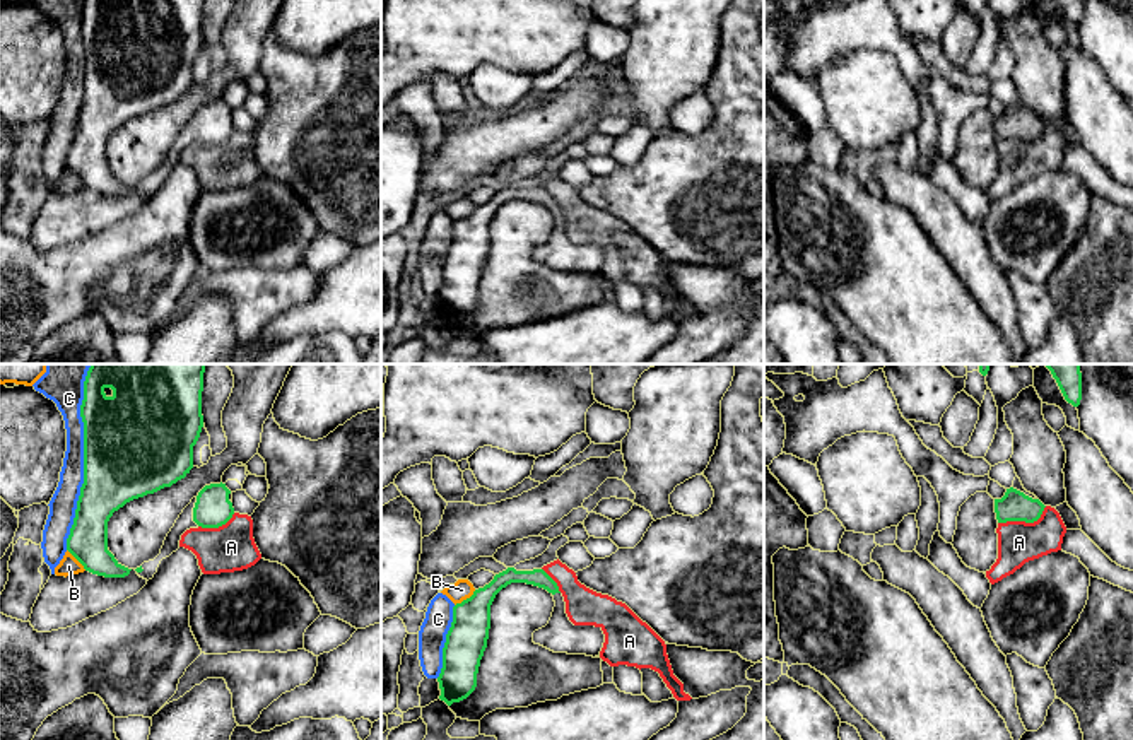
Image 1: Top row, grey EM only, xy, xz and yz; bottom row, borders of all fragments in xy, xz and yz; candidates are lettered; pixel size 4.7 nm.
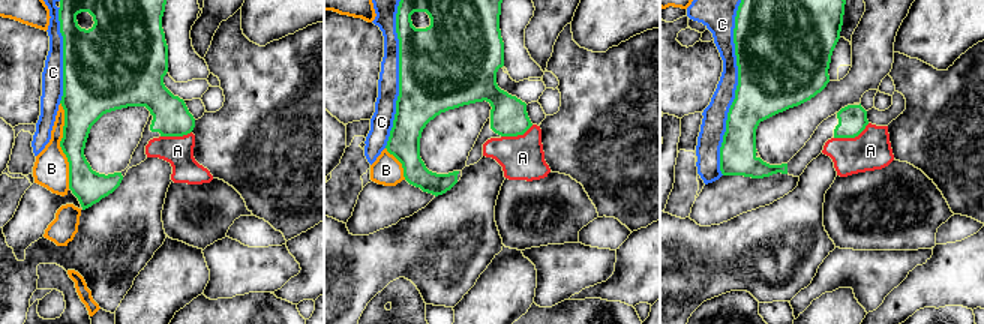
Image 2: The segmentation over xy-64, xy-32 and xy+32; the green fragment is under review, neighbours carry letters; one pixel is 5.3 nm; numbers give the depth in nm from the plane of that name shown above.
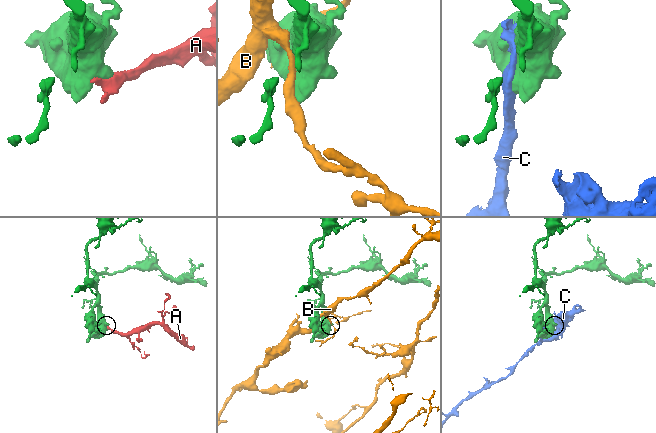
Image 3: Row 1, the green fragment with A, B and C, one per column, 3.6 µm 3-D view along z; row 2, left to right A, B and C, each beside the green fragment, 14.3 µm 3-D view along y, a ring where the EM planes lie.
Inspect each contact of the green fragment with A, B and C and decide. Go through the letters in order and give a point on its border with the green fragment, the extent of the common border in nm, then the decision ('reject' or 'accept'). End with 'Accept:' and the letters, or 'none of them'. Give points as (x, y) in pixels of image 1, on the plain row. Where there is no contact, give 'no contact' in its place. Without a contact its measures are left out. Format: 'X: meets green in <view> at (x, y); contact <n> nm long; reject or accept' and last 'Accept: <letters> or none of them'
A: meets green in yz at (1024, 137); contact 240 nm long; reject
B: meets green in xz at (467, 216); contact 130 nm long; reject
C: meets green in xy at (84, 84); contact 800 nm long; reject
Accept: none of them

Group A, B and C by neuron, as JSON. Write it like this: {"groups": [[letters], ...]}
{"groups": [["A"], ["B"], ["C"]]}

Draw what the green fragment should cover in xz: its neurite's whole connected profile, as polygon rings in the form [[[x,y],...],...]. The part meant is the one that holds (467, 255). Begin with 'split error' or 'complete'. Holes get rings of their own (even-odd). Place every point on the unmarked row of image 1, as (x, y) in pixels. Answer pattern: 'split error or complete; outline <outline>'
complete; outline [[[508,185],[473,212],[453,224],[453,239],[443,265],[443,285],[437,294],[441,313],[448,323],[467,316],[477,304],[480,277],[487,265],[490,222],[496,212],[511,200],[526,200],[561,210],[557,200],[543,188],[516,188]]]

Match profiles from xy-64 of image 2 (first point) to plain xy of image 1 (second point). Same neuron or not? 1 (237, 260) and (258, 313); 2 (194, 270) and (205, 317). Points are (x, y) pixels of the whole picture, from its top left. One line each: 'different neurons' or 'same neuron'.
1: same neuron
2: same neuron

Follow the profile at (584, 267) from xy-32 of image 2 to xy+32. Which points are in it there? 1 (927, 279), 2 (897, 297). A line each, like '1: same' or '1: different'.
1: different
2: different

